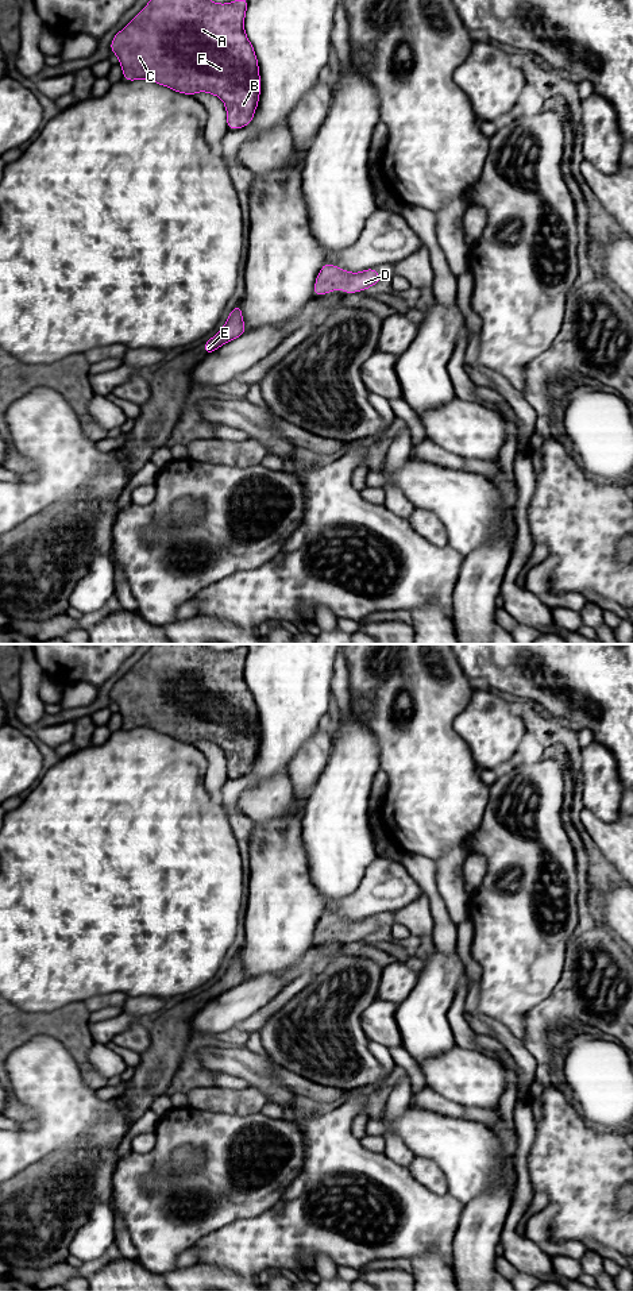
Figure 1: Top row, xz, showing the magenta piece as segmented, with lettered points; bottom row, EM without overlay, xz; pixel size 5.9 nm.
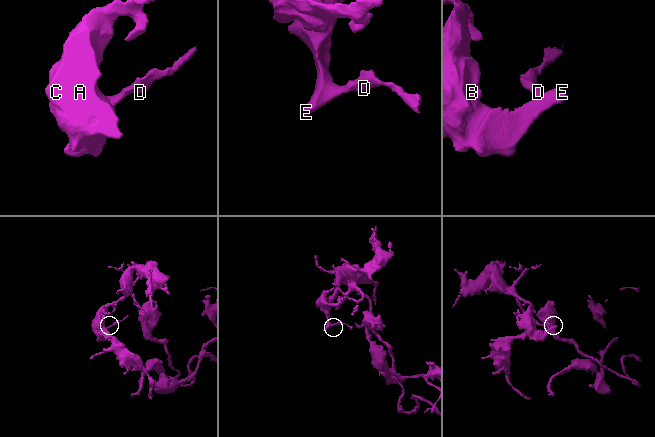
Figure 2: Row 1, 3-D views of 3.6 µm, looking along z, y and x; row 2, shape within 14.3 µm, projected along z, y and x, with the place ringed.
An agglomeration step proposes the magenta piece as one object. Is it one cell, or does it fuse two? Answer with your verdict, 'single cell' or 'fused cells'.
single cell

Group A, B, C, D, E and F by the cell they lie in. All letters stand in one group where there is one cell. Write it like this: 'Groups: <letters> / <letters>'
Groups: A B C D E F

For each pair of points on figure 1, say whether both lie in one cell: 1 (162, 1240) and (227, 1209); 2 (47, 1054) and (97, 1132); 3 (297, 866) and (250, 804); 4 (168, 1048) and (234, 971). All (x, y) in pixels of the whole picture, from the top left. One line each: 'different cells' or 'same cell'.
1: same cell
2: same cell
3: different cells
4: same cell

